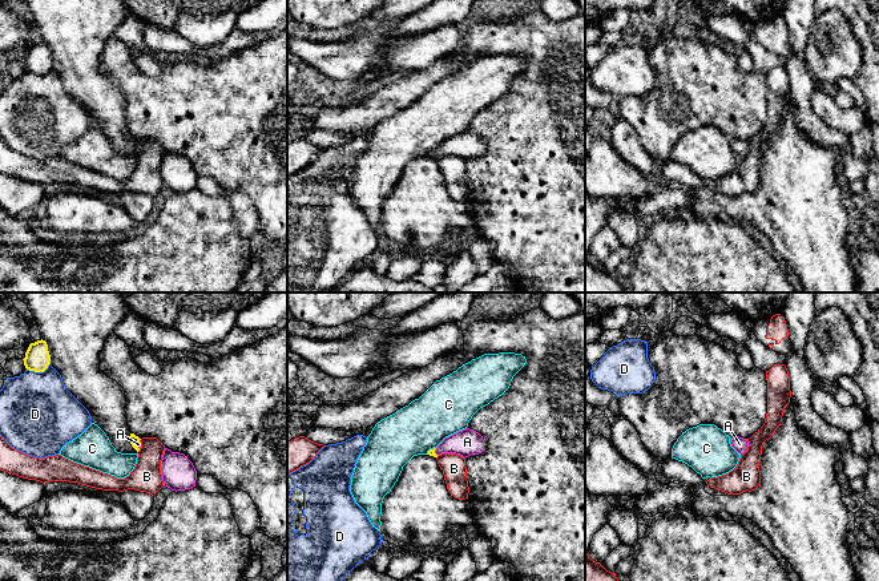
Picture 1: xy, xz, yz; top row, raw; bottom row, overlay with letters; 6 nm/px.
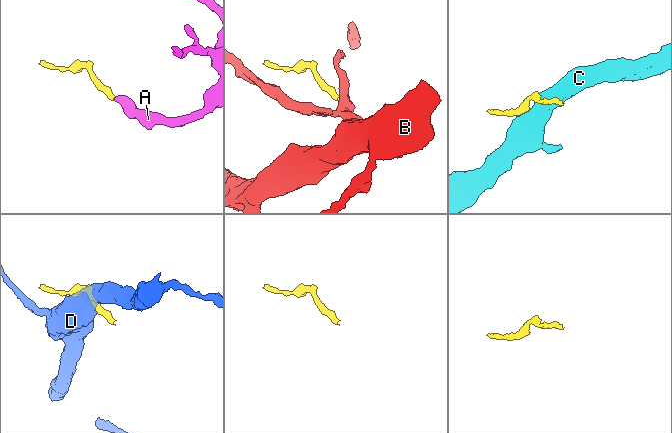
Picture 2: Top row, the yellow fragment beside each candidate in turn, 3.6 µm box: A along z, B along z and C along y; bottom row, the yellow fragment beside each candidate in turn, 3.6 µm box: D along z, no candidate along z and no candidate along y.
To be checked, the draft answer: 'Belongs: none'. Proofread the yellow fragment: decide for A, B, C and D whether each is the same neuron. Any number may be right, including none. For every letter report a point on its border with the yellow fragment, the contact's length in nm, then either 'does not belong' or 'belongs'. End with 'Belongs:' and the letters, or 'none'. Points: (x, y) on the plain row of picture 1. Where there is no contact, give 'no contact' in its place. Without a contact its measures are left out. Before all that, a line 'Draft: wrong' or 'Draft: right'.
Draft: wrong
A: contact xz (434, 154); length 50 nm; belongs
B: contact xy (138, 152); length 40 nm; does not belong
C: contact xz (430, 152); length 80 nm; does not belong
D: contact xy (39, 73); length 150 nm; does not belong
Belongs: A

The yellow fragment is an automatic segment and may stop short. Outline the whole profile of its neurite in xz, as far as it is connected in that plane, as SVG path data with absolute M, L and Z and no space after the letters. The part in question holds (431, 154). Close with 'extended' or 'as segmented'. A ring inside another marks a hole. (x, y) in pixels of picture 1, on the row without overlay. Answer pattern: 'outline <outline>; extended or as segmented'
outline M465 130L445 140L436 150L430 152L427 157L438 160L441 156L456 156L465 161L471 157L479 157L483 153L483 138L473 132Z; extended

